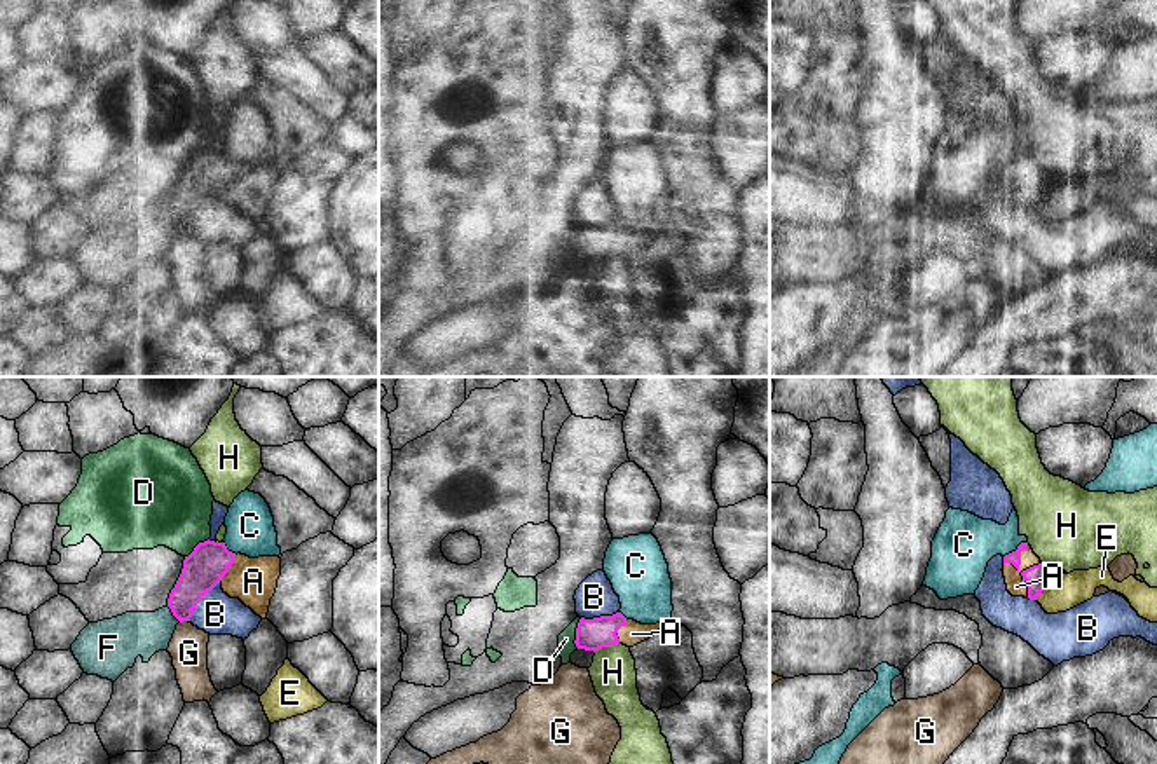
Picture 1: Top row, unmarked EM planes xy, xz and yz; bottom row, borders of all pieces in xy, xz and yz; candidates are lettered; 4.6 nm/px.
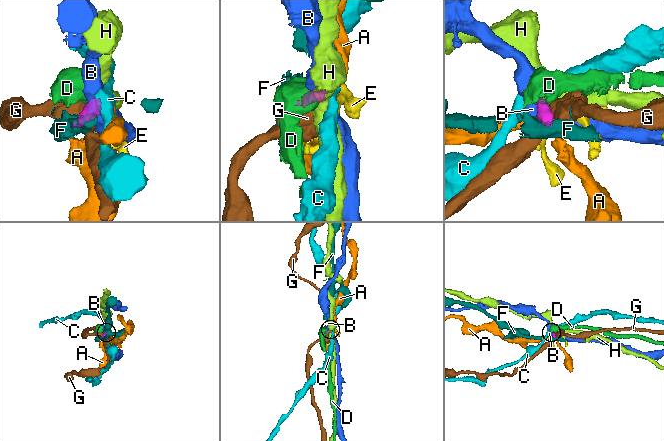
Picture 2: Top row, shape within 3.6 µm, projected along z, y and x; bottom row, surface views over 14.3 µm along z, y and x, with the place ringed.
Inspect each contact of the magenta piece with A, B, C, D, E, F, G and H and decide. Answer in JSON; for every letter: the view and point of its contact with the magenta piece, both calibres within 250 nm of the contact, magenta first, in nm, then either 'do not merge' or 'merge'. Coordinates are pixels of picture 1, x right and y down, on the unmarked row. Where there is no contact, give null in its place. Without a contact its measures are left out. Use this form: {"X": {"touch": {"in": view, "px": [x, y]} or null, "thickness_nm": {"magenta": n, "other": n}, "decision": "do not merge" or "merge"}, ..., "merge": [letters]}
{"A": {"touch": {"in": "yz", "px": [1023, 180]}, "thickness_nm": {"magenta": 90, "other": 90}, "decision": "merge"}, "B": {"touch": {"in": "xy", "px": [201, 208]}, "thickness_nm": {"magenta": 190, "other": 190}, "decision": "do not merge"}, "C": {"touch": {"in": "yz", "px": [1016, 159]}, "thickness_nm": {"magenta": 60, "other": 280}, "decision": "do not merge"}, "D": {"touch": {"in": "xz", "px": [576, 243]}, "thickness_nm": {"magenta": 140, "other": 80}, "decision": "do not merge"}, "E": {"touch": {"in": "yz", "px": [1040, 201]}, "thickness_nm": {"magenta": 90, "other": 160}, "decision": "do not merge"}, "F": {"touch": {"in": "xy", "px": [173, 224]}, "thickness_nm": {"magenta": 190, "other": 200}, "decision": "do not merge"}, "G": {"touch": {"in": "xy", "px": [184, 229]}, "thickness_nm": {"magenta": 190, "other": 180}, "decision": "do not merge"}, "H": {"touch": {"in": "xz", "px": [606, 255]}, "thickness_nm": {"magenta": 140, "other": 220}, "decision": "do not merge"}, "merge": ["A"]}

